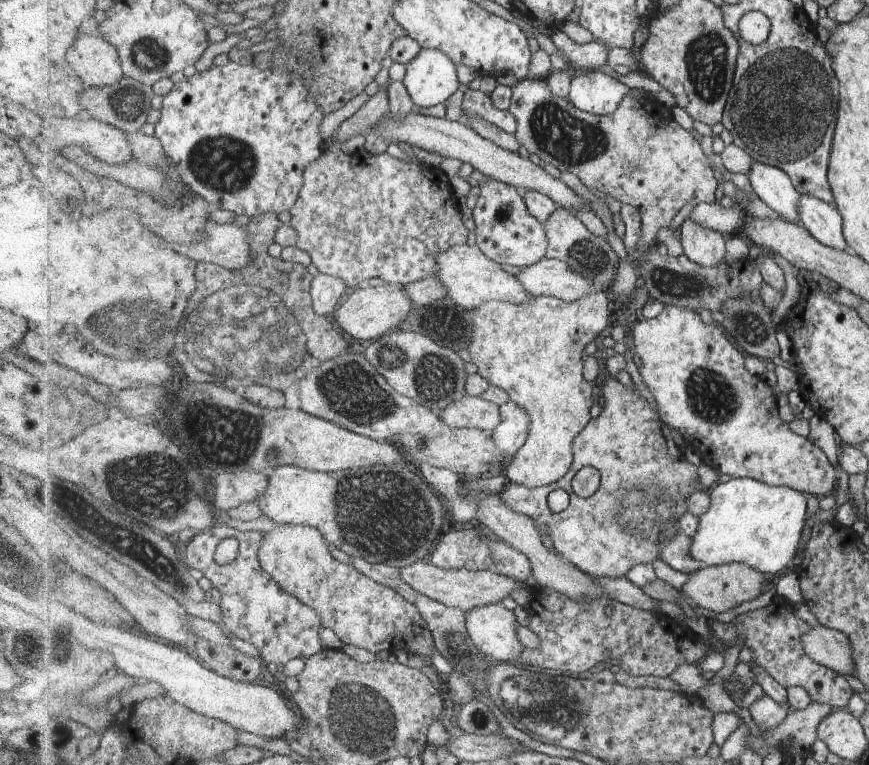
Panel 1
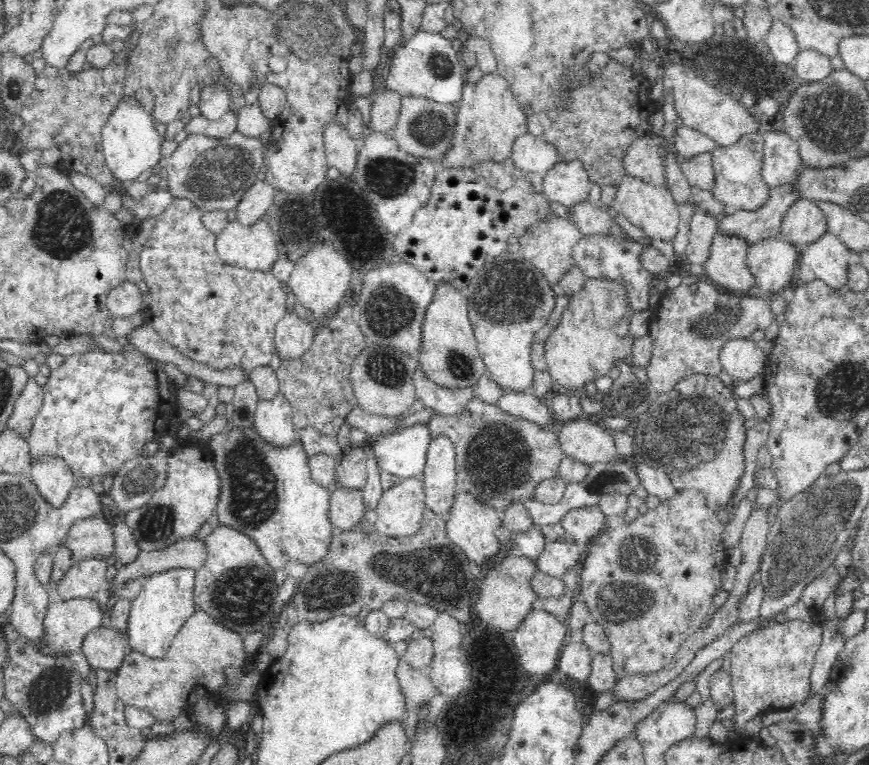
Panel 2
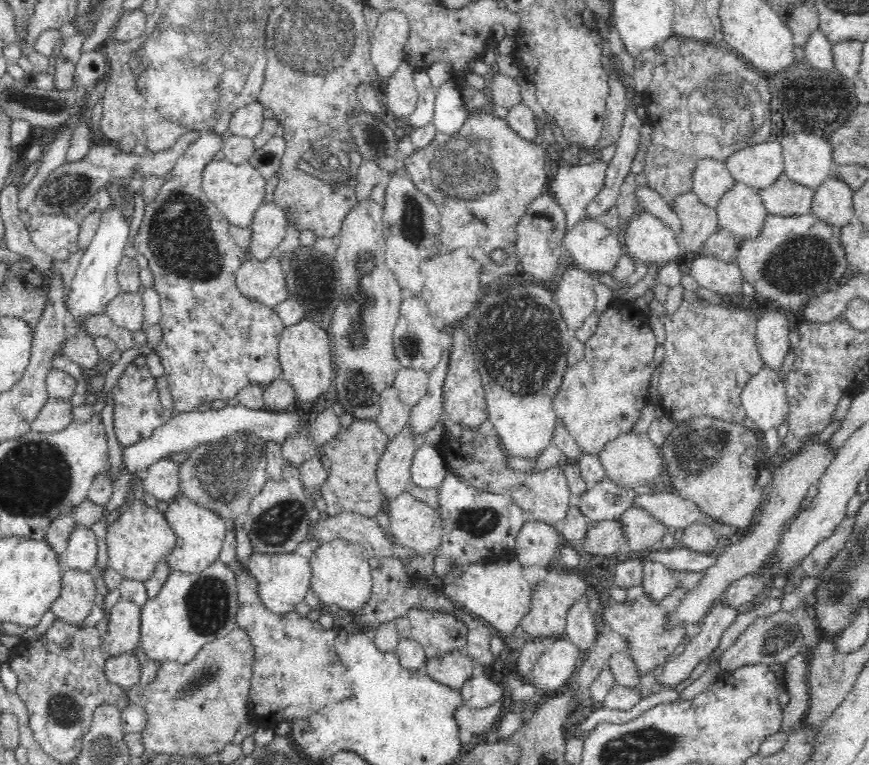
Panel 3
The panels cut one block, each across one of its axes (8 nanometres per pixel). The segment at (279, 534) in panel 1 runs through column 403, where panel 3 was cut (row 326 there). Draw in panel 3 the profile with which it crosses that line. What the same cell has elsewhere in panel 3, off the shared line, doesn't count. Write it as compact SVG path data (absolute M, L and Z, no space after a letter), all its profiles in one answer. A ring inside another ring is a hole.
M618 297L602 313L597 314L596 330L584 342L582 361L568 366L562 384L556 391L553 407L583 453L598 453L610 440L621 433L632 431L641 409L648 402L648 387L652 373L657 369L654 361L656 338L648 317L634 304L622 302Z

